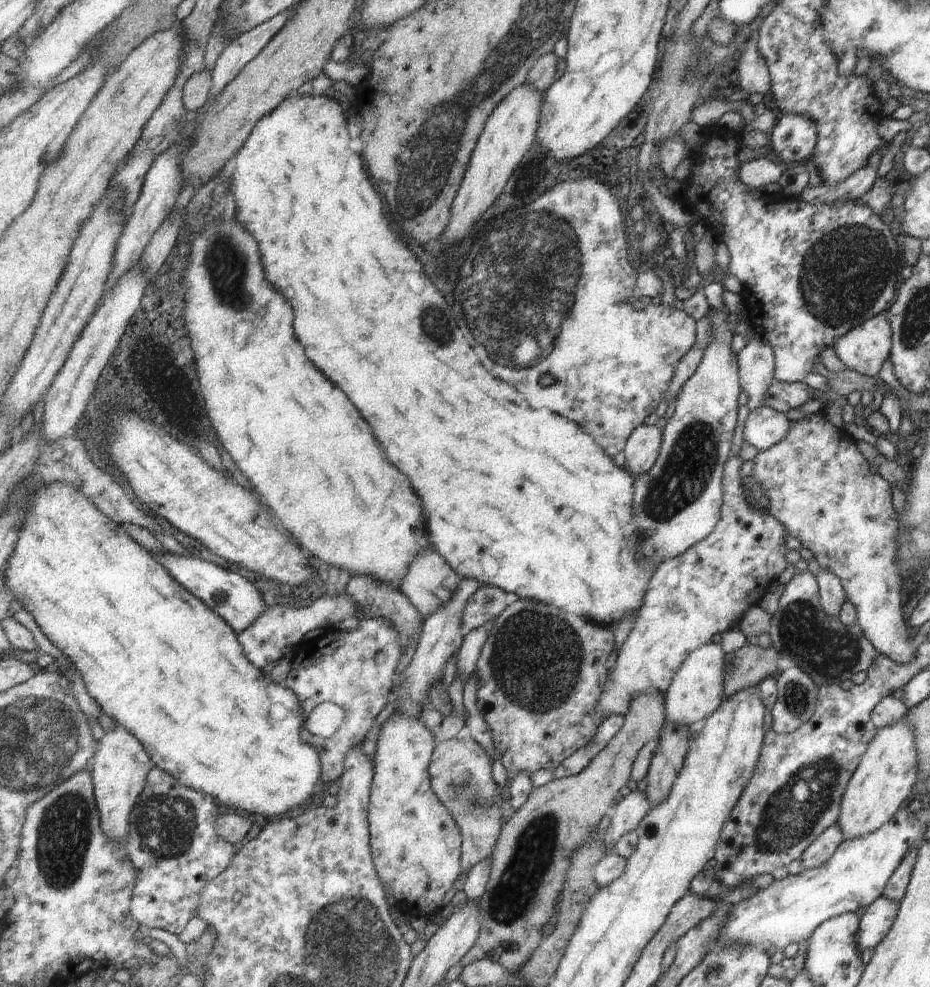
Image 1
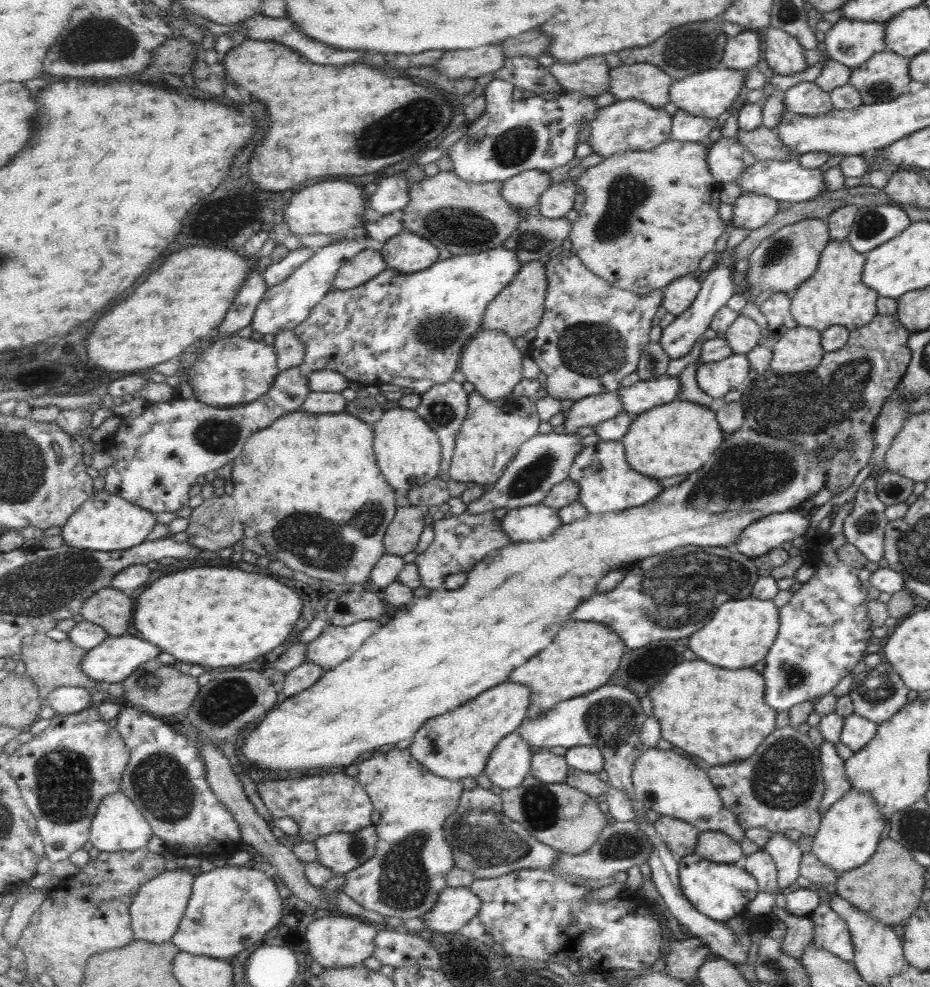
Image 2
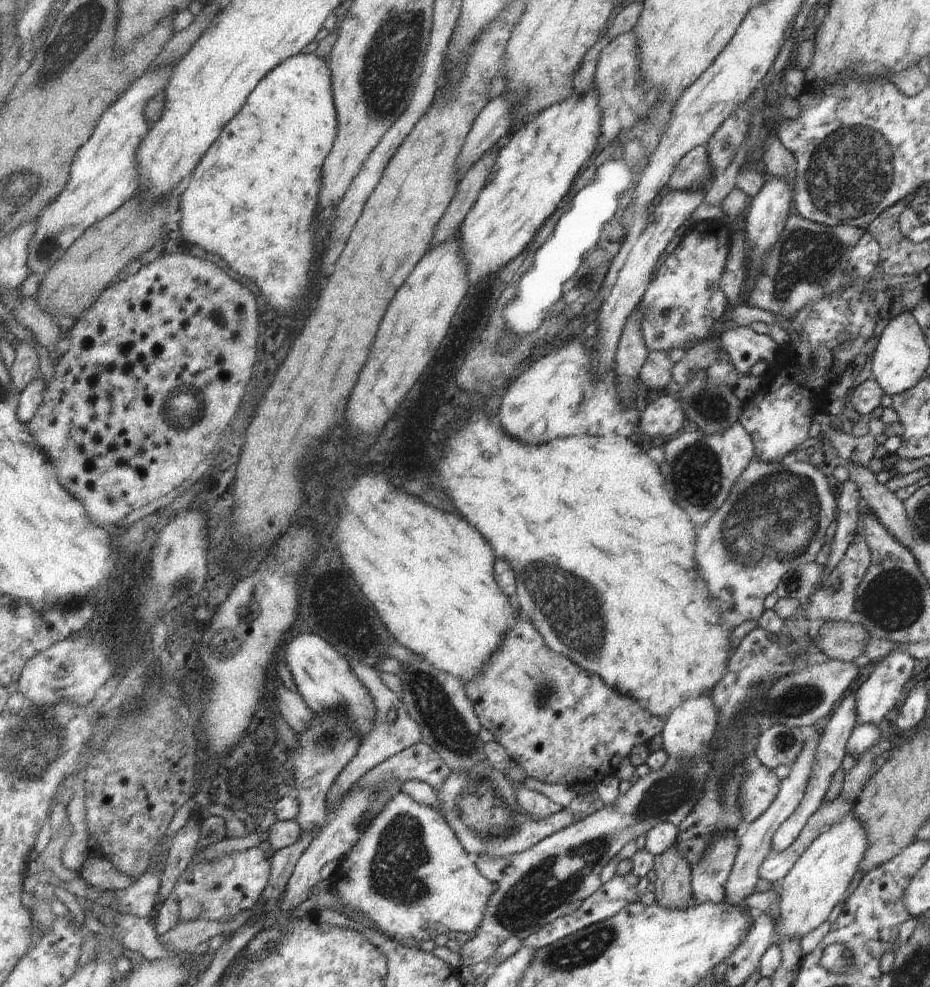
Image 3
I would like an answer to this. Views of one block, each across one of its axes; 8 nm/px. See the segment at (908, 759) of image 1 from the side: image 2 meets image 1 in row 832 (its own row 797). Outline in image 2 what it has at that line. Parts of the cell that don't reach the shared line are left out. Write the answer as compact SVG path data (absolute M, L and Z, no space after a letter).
M851 788L824 814L819 829L813 836L811 852L823 865L841 875L870 860L881 841L880 834L885 825L884 815L880 813L880 809L876 809L875 800L871 798L871 794Z

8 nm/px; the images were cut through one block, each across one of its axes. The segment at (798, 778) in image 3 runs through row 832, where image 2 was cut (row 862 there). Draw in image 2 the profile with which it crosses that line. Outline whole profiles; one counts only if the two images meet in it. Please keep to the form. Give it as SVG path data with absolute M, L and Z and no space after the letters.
M764 850L744 856L740 865L758 881L759 892L778 892L778 881L774 859Z

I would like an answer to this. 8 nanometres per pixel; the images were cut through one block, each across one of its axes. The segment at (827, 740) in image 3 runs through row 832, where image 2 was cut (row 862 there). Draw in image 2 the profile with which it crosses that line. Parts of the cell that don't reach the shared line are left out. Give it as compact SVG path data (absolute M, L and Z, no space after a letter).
M774 833L762 850L774 859L778 871L778 890L790 886L800 878L799 868L803 854L797 842L781 833Z

